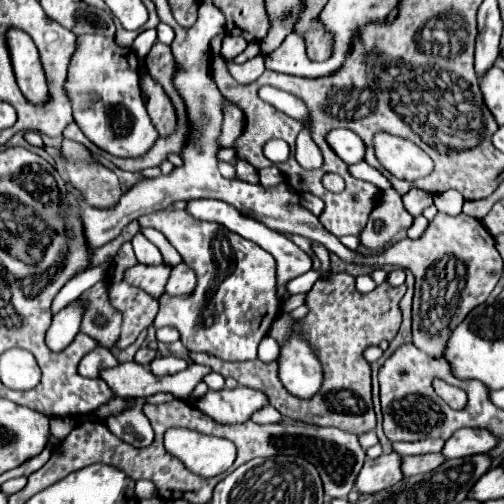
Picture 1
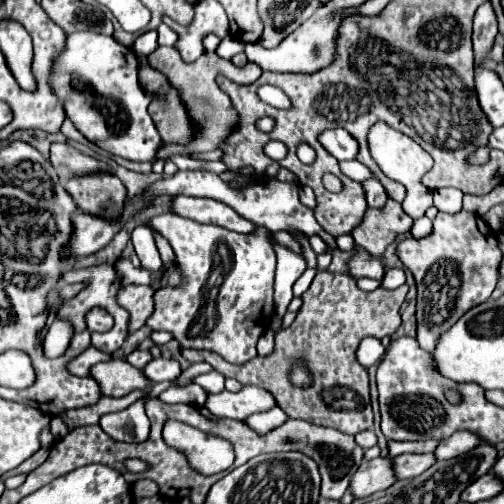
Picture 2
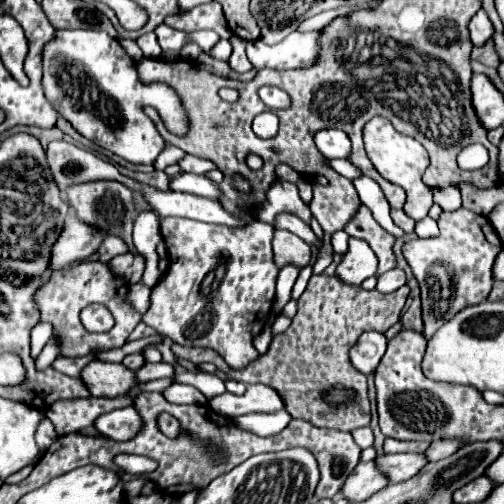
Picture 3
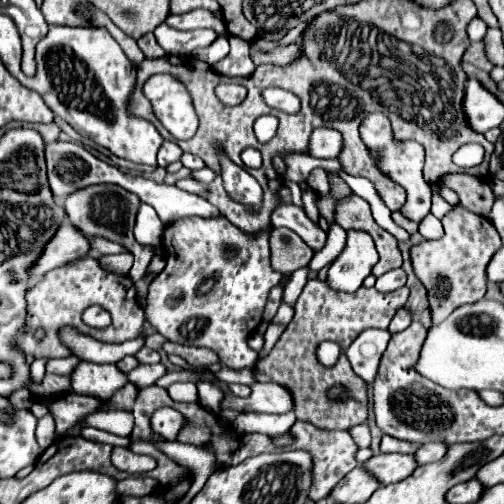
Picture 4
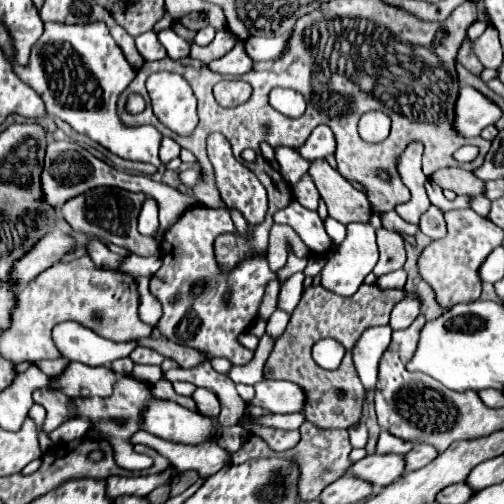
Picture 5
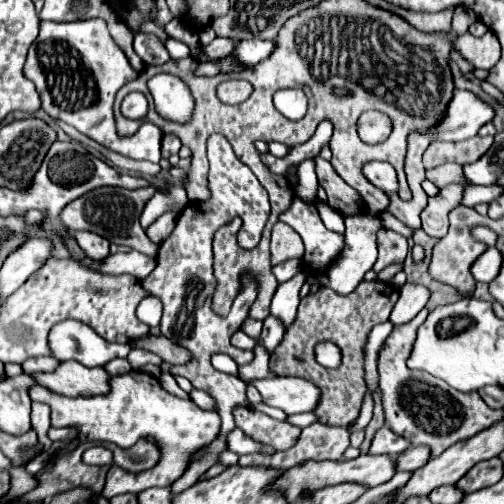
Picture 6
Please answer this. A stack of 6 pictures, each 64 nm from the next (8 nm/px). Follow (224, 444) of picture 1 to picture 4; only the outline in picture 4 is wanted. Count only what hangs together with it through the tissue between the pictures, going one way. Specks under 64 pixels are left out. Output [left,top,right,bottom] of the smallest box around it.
[152,408,184,440]

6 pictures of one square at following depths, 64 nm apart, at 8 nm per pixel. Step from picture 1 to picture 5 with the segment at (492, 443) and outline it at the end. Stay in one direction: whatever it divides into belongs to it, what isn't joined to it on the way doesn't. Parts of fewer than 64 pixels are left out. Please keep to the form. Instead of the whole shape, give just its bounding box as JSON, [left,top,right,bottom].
[406,444,440,470]

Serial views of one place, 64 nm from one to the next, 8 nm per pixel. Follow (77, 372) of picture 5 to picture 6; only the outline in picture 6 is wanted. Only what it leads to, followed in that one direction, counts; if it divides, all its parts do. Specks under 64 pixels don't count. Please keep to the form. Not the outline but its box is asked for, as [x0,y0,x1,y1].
[34,360,110,396]

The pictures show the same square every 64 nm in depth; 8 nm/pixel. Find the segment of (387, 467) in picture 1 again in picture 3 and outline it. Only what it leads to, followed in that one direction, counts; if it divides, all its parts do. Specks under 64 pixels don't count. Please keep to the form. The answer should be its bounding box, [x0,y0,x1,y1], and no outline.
[342,462,388,502]

